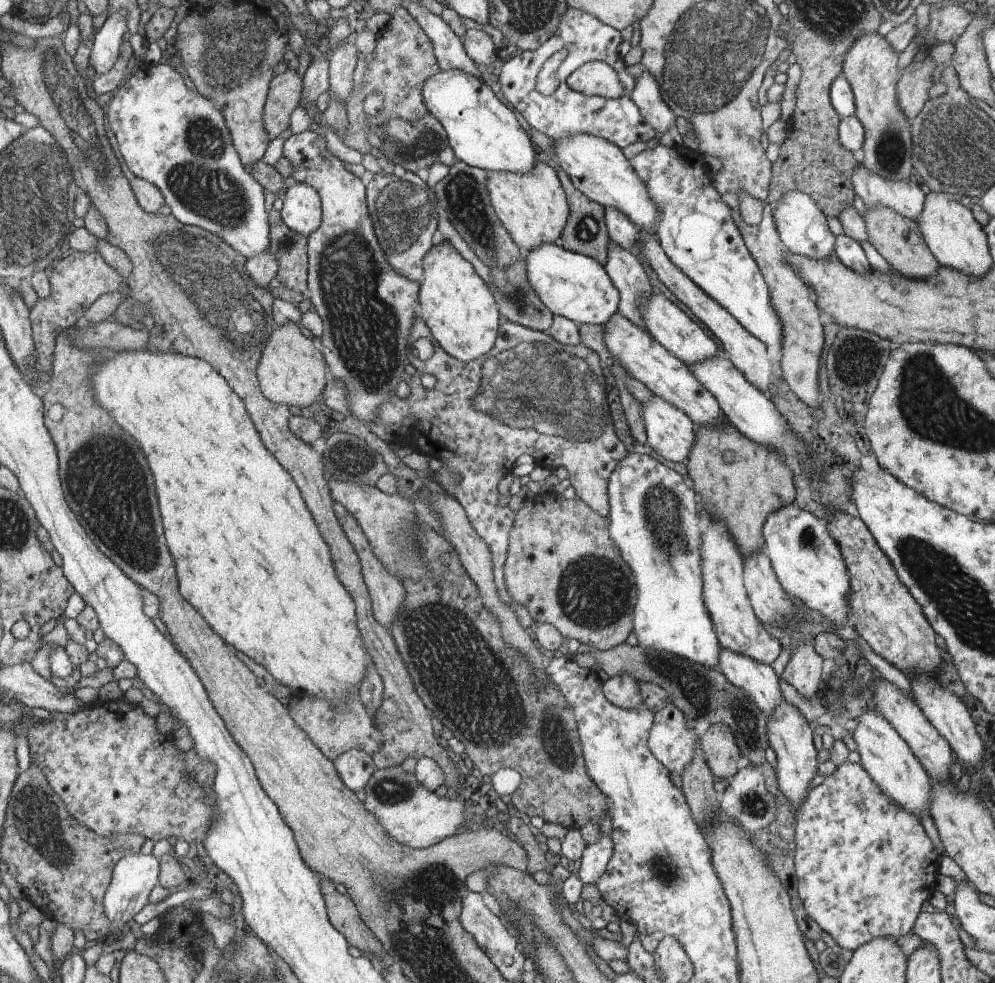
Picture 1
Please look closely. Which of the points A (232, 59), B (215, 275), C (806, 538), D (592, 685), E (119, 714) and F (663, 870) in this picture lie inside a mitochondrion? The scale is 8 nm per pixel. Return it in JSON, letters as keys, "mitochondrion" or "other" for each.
{"A":"mitochondrion","B":"mitochondrion","C":"mitochondrion","D":"other","E":"other","F":"mitochondrion"}

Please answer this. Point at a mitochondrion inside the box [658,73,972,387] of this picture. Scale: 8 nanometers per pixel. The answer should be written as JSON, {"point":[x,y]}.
{"point":[889,148]}

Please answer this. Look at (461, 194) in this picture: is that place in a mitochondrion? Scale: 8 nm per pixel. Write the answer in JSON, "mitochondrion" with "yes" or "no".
{"mitochondrion":"yes"}

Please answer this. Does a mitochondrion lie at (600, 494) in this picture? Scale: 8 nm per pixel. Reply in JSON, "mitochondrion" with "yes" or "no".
{"mitochondrion":"no"}

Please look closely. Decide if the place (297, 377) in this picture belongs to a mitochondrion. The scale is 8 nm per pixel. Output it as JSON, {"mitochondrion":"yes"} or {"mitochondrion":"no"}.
{"mitochondrion":"no"}

